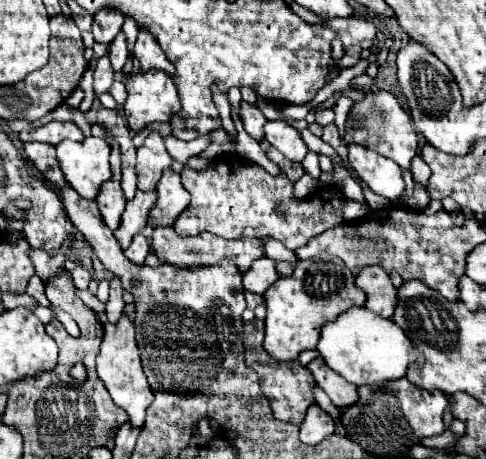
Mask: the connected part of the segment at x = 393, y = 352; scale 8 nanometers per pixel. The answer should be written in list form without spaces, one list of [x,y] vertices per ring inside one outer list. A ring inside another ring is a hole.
[[[358,306],[342,312],[334,322],[328,322],[322,328],[318,350],[332,370],[356,386],[400,380],[408,374],[408,368],[412,364],[420,368],[424,362],[424,356],[420,356],[404,330],[400,330],[392,320],[376,316],[368,308]]]

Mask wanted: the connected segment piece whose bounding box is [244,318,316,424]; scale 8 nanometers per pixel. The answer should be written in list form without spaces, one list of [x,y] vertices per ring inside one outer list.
[[[254,318],[252,322],[244,324],[244,350],[246,350],[245,361],[252,366],[260,378],[262,394],[268,398],[272,414],[276,420],[302,424],[306,410],[316,402],[312,388],[316,386],[314,376],[308,372],[306,366],[302,366],[298,360],[294,362],[276,362],[262,350],[262,338],[264,338],[264,320]]]

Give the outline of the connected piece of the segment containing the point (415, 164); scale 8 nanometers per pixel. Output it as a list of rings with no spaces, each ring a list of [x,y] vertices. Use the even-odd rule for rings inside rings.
[[[420,154],[416,156],[416,160],[412,160],[412,176],[414,176],[418,182],[422,182],[422,184],[426,184],[426,182],[428,182],[430,168],[428,168],[428,164],[422,160],[422,156],[420,156]]]

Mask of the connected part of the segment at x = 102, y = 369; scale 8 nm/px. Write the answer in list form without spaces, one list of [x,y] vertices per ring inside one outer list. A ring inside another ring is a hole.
[[[122,314],[120,322],[116,326],[114,324],[104,326],[104,338],[102,338],[100,354],[96,360],[96,372],[98,372],[98,378],[104,382],[106,390],[110,392],[114,404],[128,412],[128,424],[134,428],[142,428],[146,410],[152,404],[154,394],[148,386],[148,380],[146,380],[142,364],[140,364],[140,352],[138,352],[136,338],[134,338],[134,324],[132,324],[132,320],[128,320],[126,314]]]

